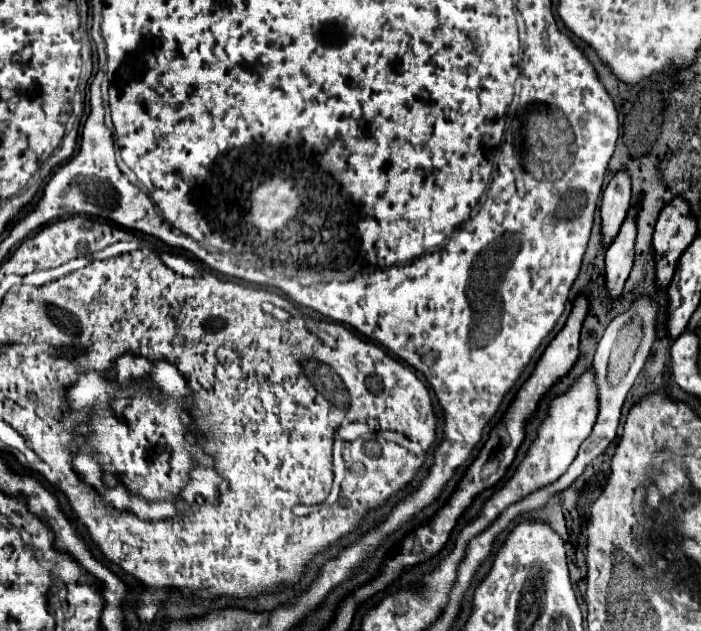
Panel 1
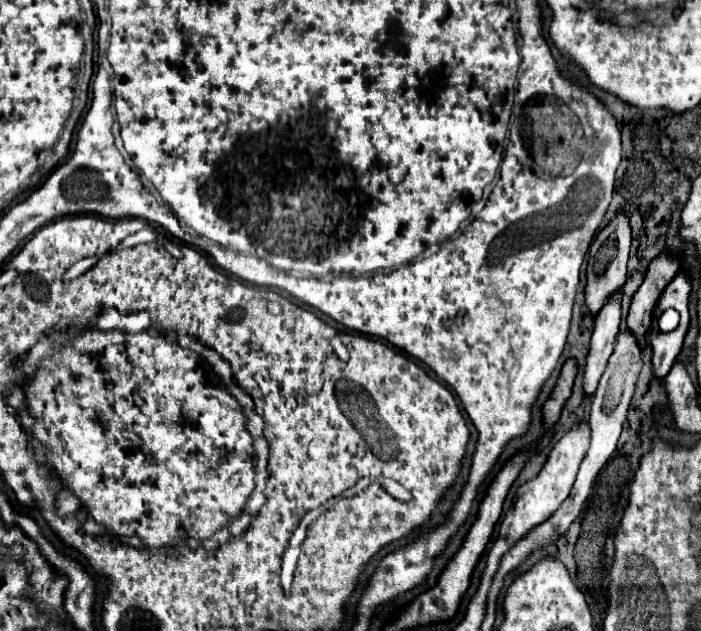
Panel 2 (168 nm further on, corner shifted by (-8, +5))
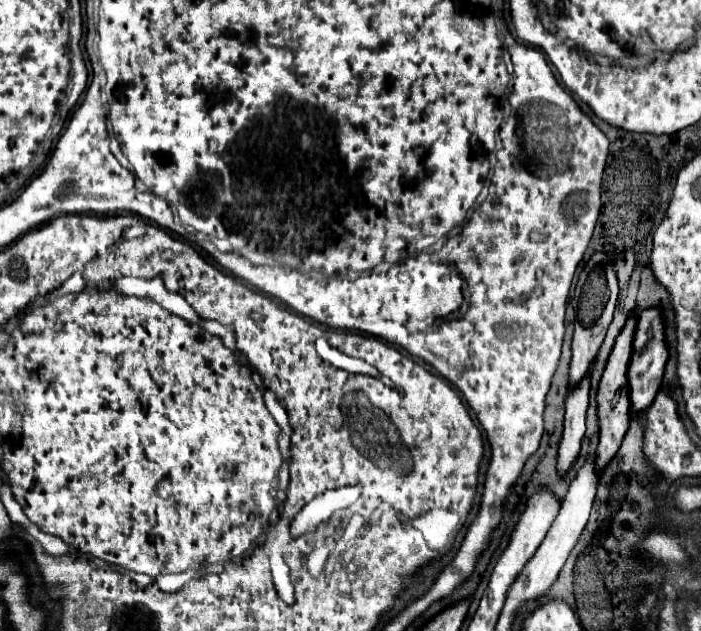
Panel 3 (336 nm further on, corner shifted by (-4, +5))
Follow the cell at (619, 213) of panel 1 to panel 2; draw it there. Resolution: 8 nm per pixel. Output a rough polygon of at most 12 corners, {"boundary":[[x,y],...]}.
{"boundary":[[624,210],[590,246],[586,306],[594,316],[626,282]]}

